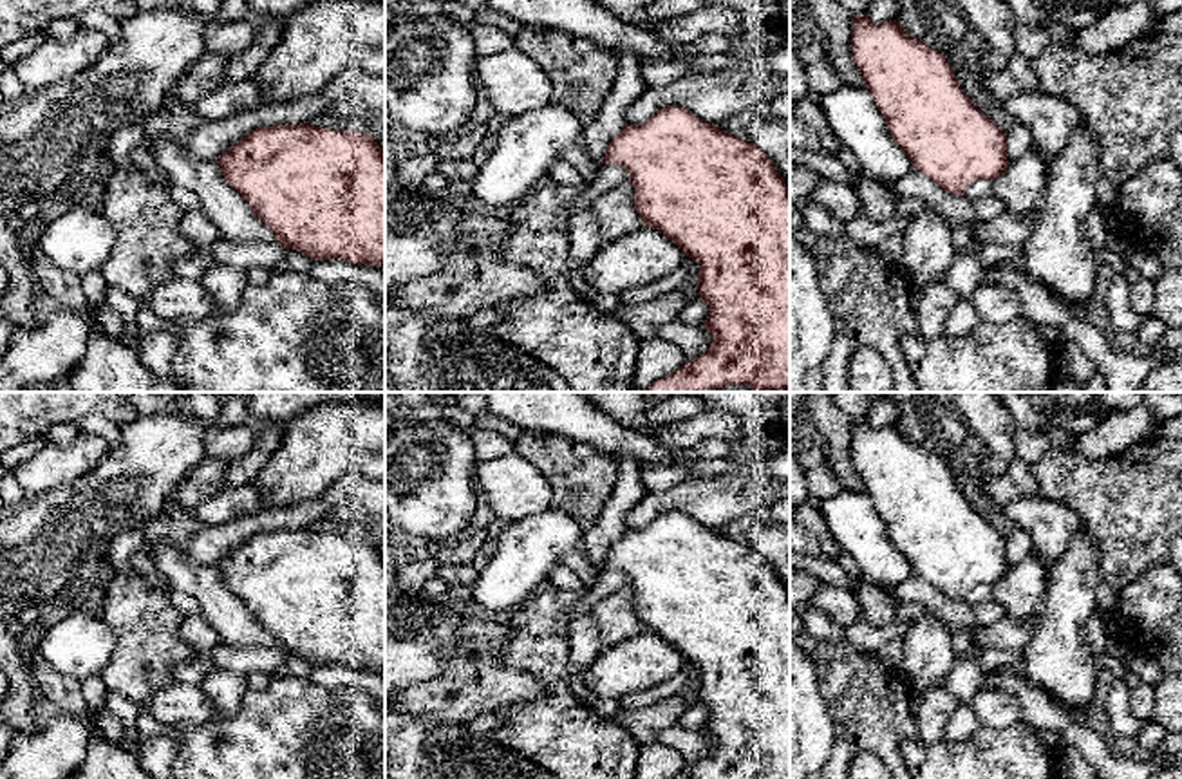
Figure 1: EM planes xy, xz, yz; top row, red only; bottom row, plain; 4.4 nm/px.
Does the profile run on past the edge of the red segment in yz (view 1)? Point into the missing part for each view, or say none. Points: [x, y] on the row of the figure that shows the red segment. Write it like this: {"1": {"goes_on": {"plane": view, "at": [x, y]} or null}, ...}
{"1": {"goes_on": null}}

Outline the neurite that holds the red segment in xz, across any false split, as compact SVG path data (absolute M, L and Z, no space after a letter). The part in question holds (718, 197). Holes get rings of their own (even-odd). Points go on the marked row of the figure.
M663 107L645 123L625 125L598 164L605 163L629 172L633 204L645 226L663 233L699 264L696 284L708 305L701 324L712 334L708 349L643 392L712 392L727 385L748 385L752 392L790 389L790 188L772 159L757 145L683 107Z

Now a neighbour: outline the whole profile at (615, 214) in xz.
M622 184L591 204L602 244L609 244L634 230L645 228L643 219L634 210L633 199L634 188L631 184Z

